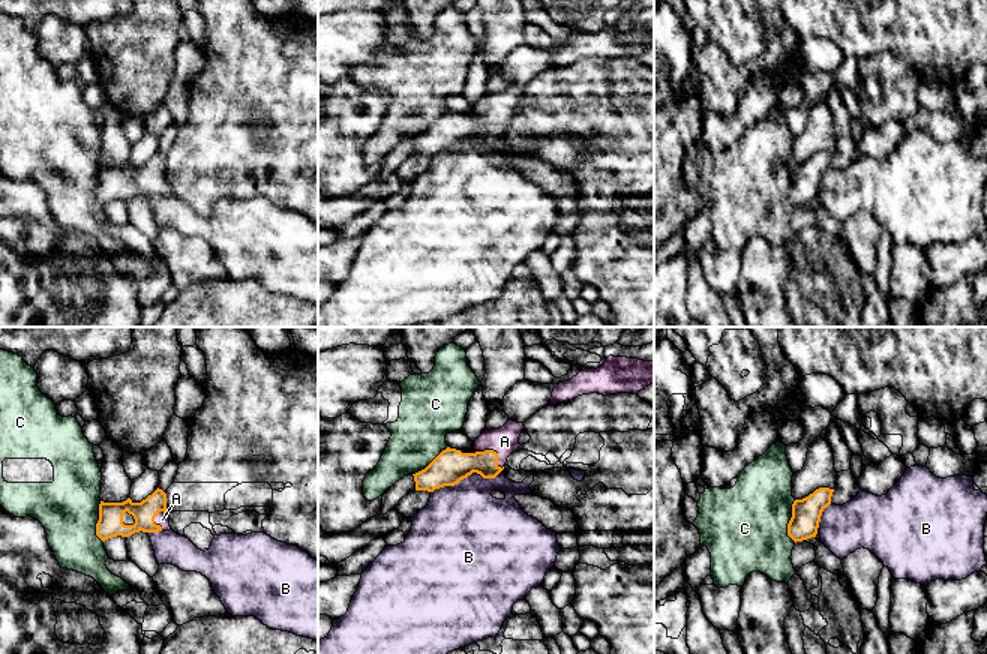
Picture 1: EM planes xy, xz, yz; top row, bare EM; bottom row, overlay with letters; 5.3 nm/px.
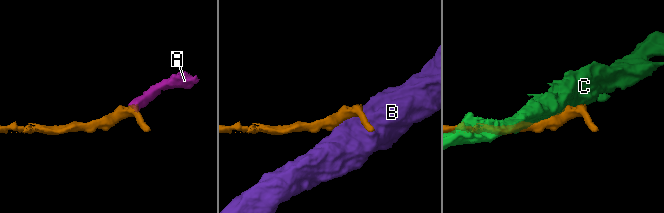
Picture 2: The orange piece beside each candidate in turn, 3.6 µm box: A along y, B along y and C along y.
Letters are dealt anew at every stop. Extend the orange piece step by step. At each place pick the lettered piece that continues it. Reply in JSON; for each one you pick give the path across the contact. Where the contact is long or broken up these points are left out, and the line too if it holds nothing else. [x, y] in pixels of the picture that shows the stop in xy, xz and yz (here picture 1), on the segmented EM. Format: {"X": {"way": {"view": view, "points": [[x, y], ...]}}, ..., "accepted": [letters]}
{"A": {"way": {"view": "xz", "points": [[452, 465], [480, 462], [492, 450], [504, 441]]}}, "accepted": ["A"]}

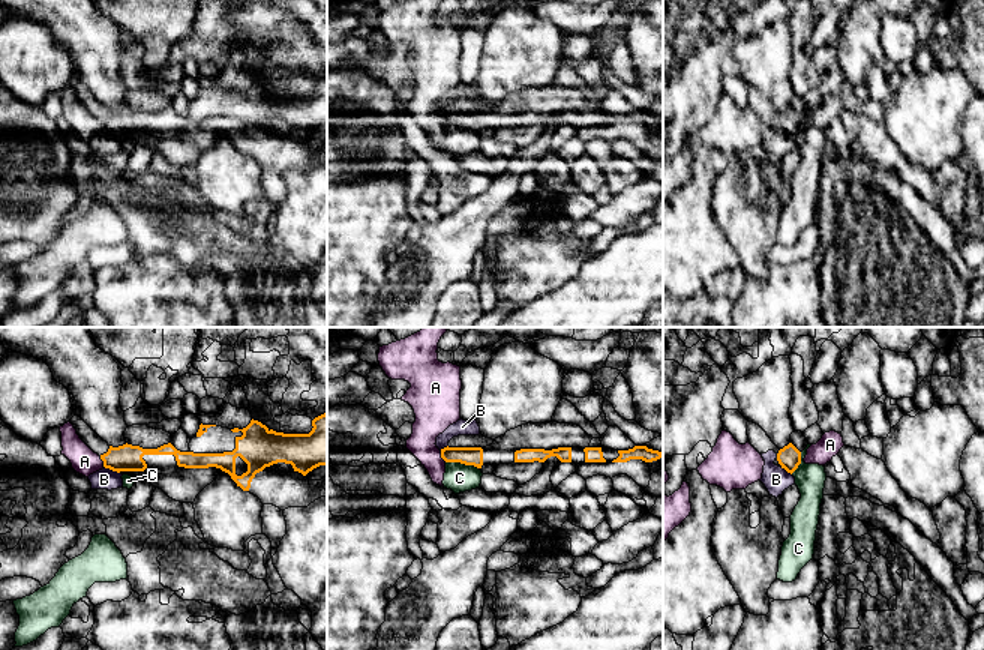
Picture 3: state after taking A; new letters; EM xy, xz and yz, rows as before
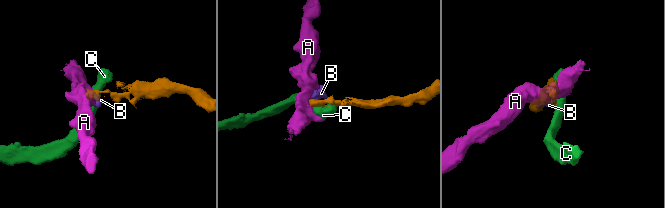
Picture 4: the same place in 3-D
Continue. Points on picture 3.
{"accepted": []}

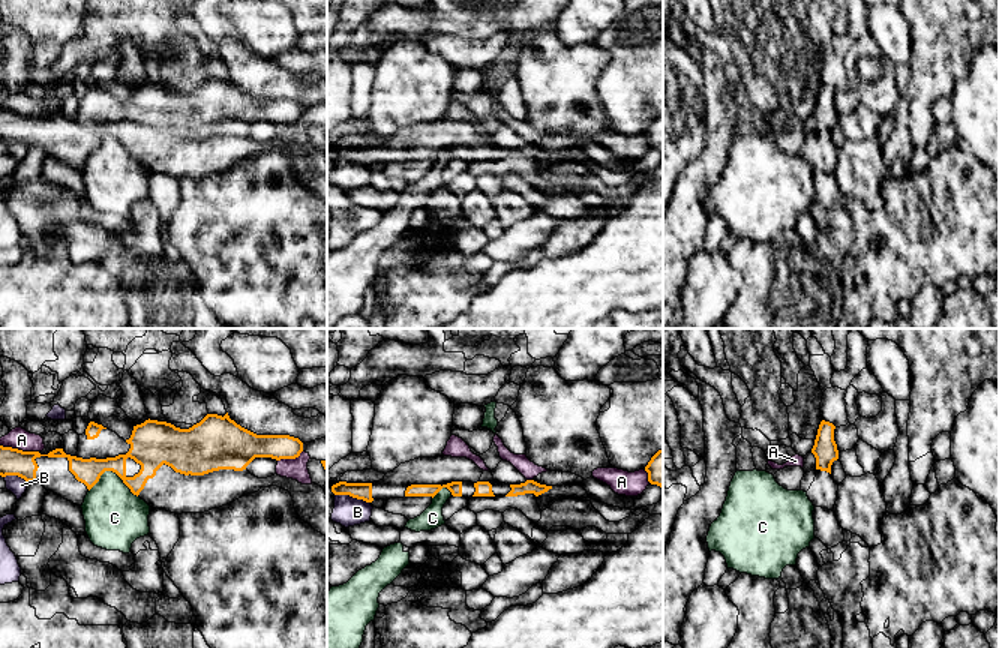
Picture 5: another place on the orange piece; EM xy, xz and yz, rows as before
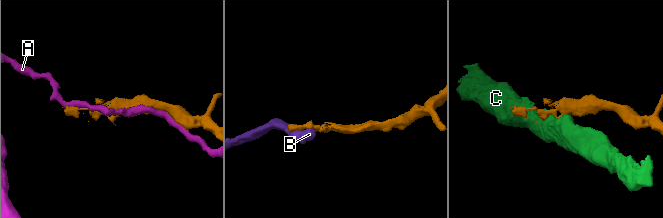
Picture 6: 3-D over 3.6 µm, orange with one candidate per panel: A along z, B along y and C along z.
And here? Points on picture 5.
{"accepted": []}

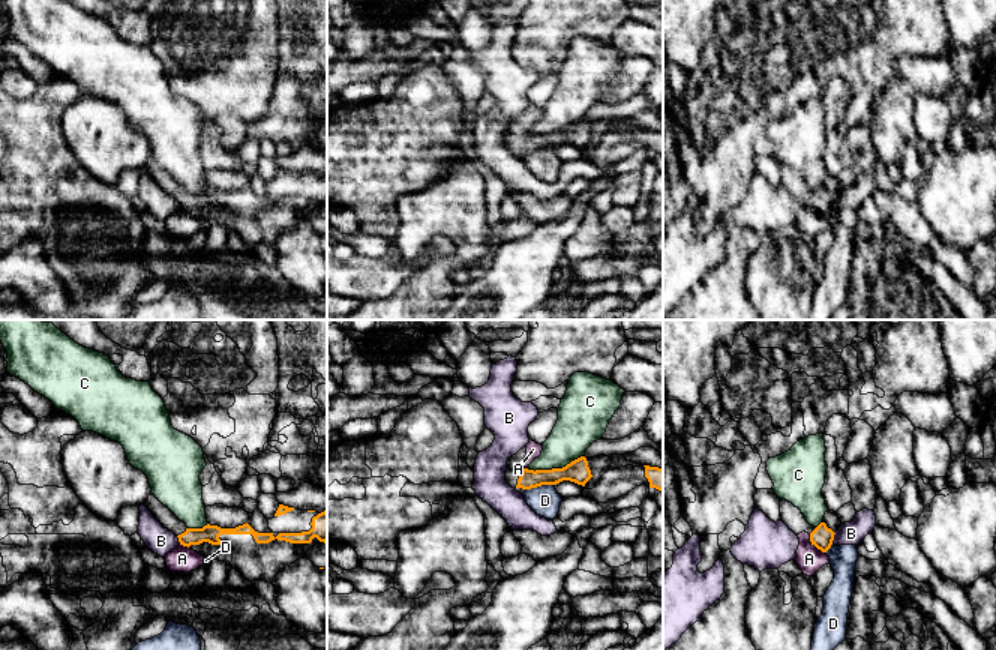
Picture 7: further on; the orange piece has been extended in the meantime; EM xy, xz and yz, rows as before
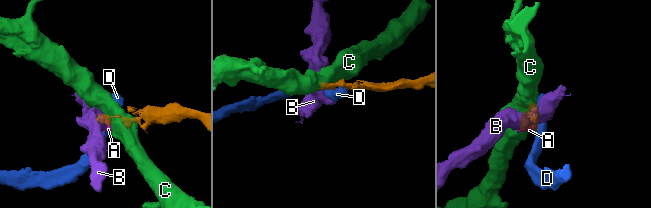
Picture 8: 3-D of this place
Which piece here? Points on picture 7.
{"accepted": []}

